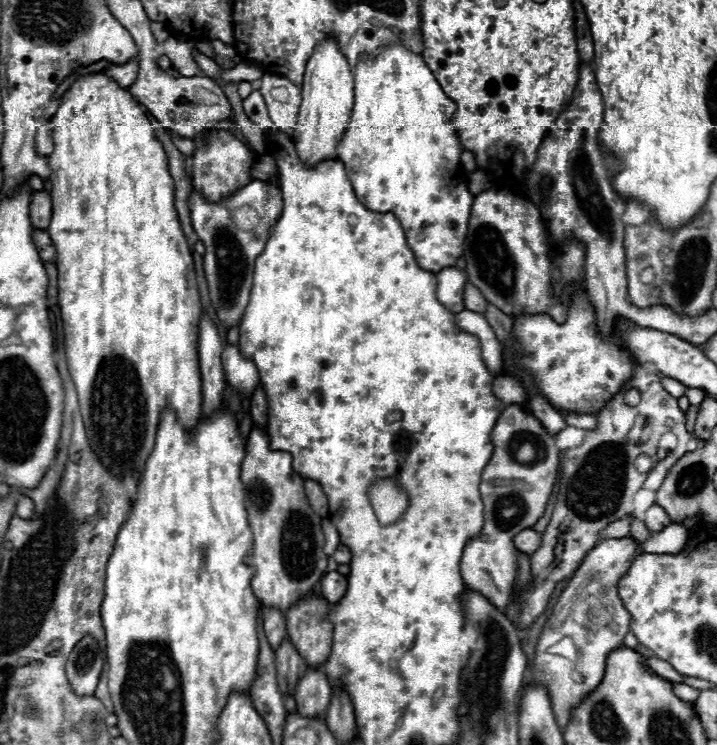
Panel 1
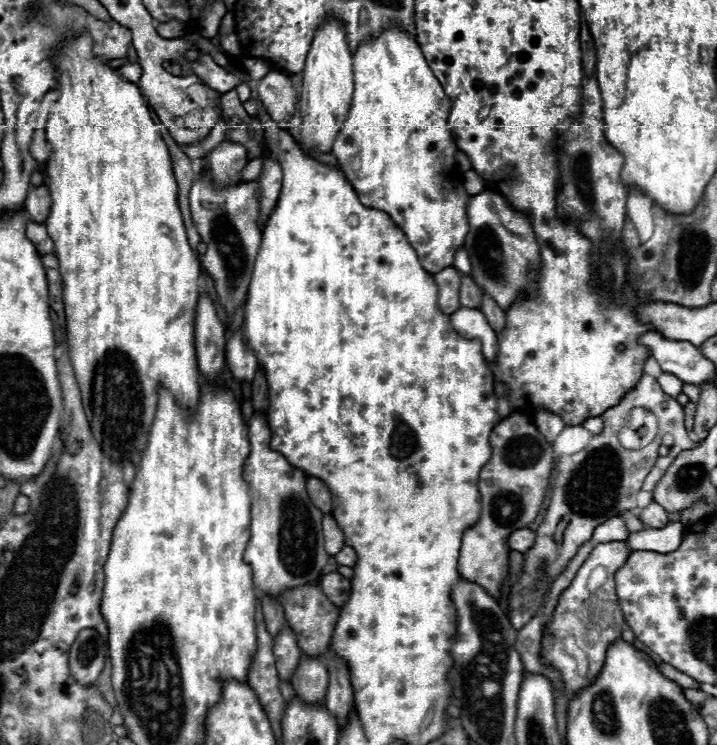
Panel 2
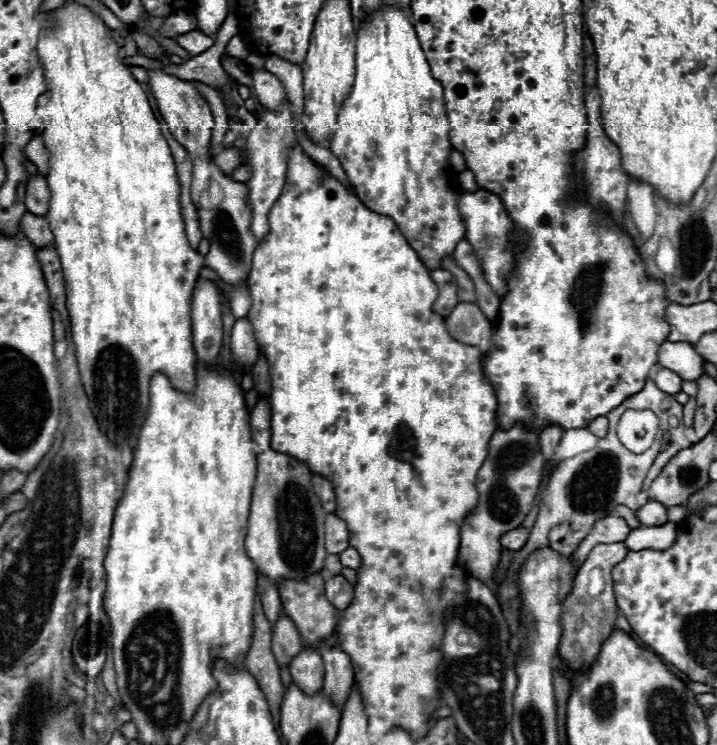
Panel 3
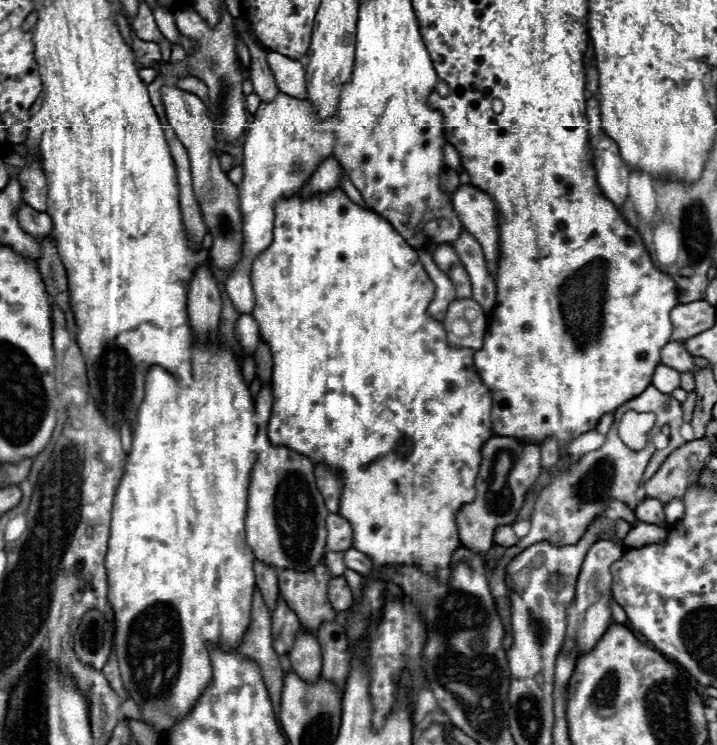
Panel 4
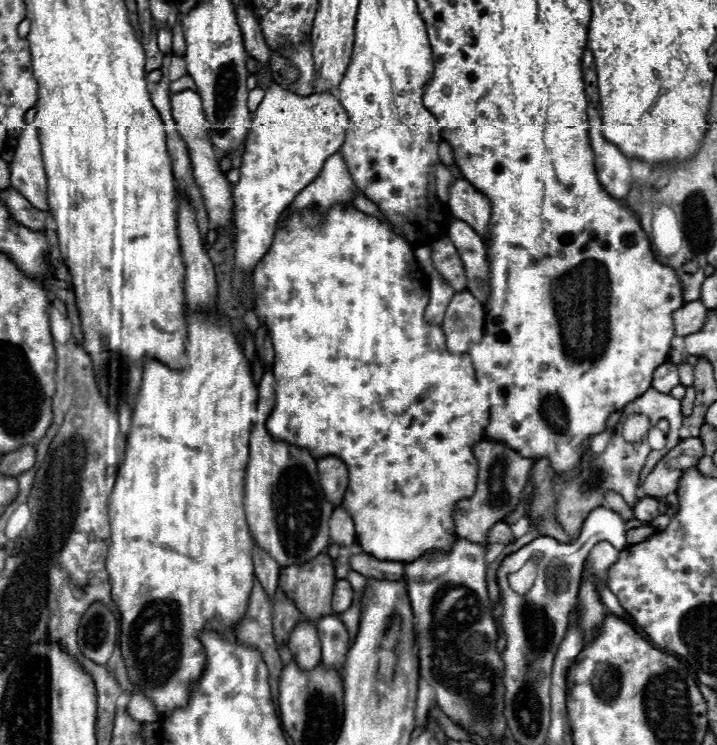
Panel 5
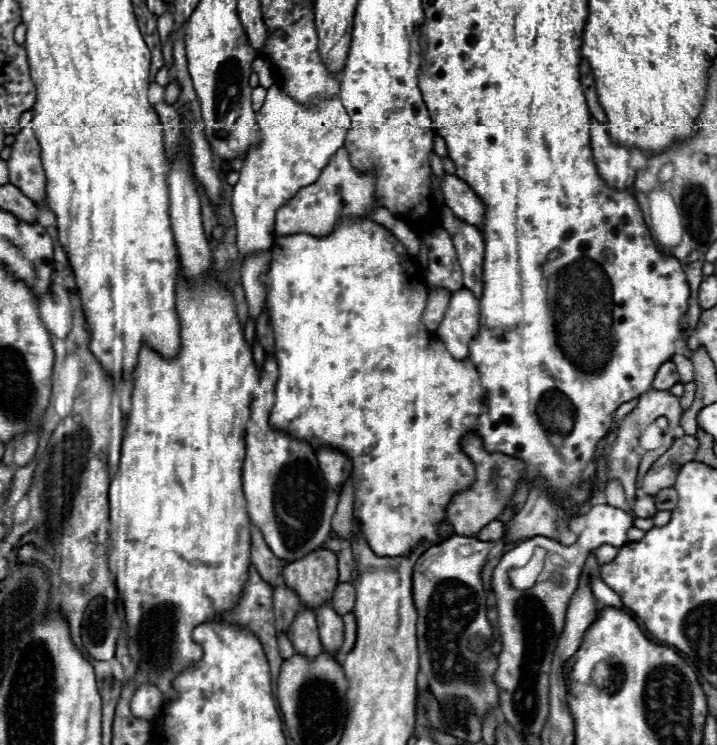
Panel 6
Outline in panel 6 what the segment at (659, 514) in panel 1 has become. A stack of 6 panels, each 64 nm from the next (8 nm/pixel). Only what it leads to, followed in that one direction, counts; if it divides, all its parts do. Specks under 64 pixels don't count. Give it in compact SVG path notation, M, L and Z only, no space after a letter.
M638 496L634 502L632 502L632 510L634 510L634 516L636 518L652 518L656 516L656 504L654 504L654 498L652 496Z

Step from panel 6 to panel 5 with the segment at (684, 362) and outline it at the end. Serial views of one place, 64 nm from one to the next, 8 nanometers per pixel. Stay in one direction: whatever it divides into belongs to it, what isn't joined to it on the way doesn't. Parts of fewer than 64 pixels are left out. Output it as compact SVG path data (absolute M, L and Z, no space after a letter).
M684 364L684 366L678 366L678 372L680 372L680 384L682 386L692 386L694 382L694 366L692 364Z

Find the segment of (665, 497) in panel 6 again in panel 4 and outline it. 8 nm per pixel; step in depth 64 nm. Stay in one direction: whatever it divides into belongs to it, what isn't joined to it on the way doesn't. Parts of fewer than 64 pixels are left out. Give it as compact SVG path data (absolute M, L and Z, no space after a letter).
M672 500L670 504L664 506L664 512L666 512L666 522L668 522L668 524L674 524L676 520L680 520L682 514L684 514L684 504L682 504L682 500Z

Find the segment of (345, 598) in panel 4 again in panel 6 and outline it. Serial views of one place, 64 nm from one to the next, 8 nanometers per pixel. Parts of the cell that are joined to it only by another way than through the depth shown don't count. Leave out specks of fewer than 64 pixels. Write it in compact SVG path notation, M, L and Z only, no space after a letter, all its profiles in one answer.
M342 582L336 586L334 596L332 596L332 608L344 616L354 608L354 586L352 582Z

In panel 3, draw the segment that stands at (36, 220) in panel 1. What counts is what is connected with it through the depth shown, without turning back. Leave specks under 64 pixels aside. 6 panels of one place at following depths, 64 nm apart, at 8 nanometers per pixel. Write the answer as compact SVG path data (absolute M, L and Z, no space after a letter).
M32 176L26 188L26 210L34 216L46 216L50 202L50 190L42 176Z

